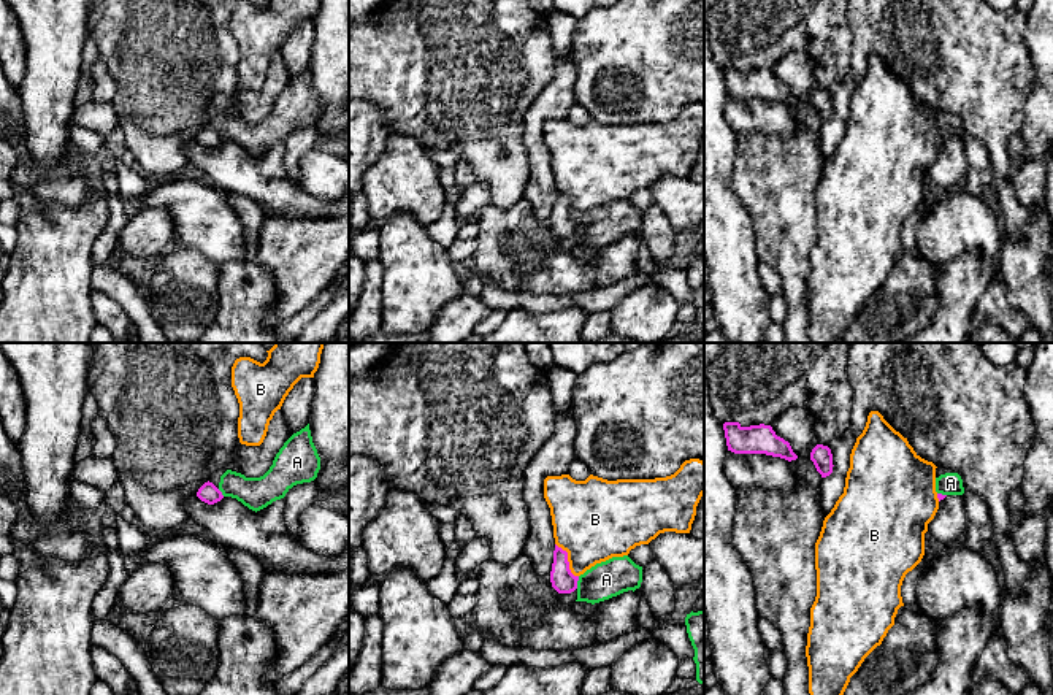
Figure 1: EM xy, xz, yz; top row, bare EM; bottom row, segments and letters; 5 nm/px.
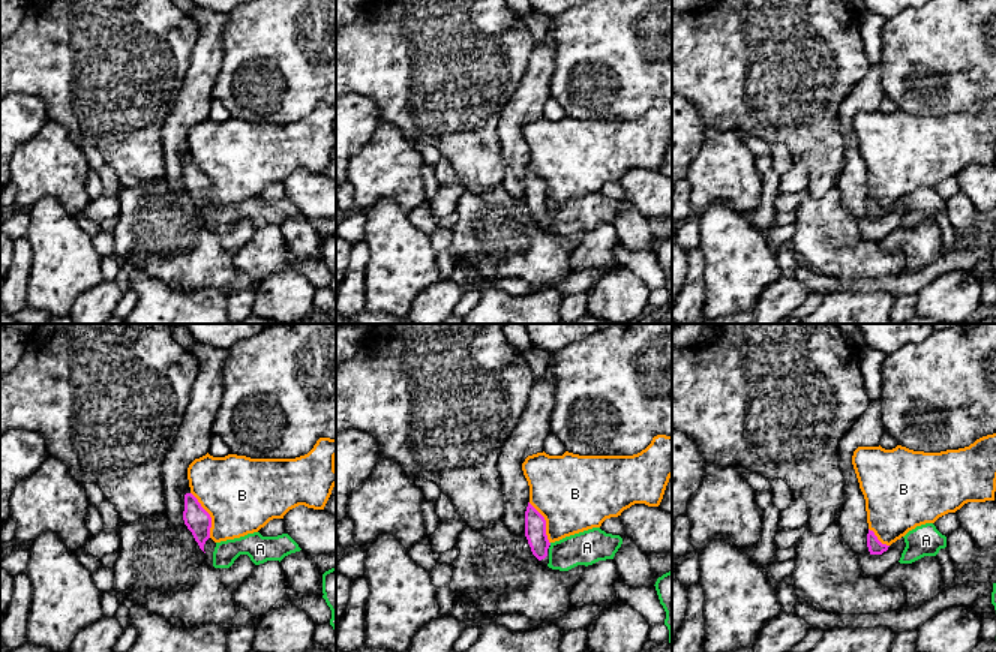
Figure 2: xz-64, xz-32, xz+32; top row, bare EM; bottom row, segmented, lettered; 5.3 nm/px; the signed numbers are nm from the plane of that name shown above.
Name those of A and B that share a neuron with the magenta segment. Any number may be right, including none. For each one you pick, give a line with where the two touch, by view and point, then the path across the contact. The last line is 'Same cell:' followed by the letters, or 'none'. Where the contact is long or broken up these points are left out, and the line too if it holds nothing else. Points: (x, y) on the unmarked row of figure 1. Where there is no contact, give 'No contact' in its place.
A: Touches magenta at xz (576, 227). Path across: xz (563, 226), (576, 227), (601, 227), (606, 224)
Same cell: A

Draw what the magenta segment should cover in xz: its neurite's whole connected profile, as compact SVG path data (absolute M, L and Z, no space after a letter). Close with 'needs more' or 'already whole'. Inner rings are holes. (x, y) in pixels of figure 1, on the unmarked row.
M555 189L550 227L558 238L576 235L576 246L595 249L623 236L639 233L642 211L636 209L628 200L623 200L596 208L584 219L574 221L569 214L568 197Z; needs more

